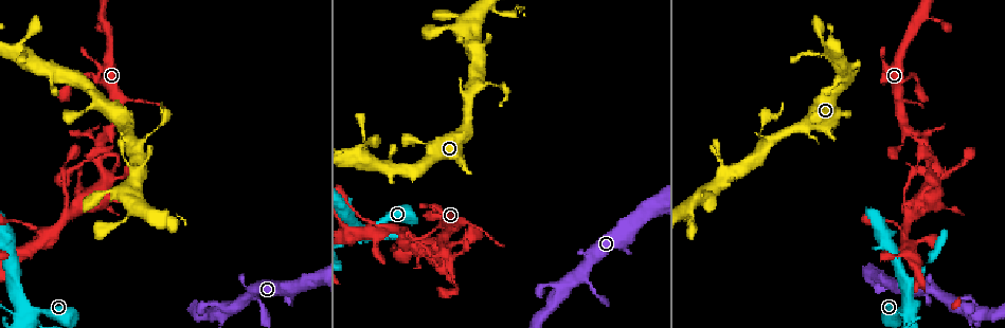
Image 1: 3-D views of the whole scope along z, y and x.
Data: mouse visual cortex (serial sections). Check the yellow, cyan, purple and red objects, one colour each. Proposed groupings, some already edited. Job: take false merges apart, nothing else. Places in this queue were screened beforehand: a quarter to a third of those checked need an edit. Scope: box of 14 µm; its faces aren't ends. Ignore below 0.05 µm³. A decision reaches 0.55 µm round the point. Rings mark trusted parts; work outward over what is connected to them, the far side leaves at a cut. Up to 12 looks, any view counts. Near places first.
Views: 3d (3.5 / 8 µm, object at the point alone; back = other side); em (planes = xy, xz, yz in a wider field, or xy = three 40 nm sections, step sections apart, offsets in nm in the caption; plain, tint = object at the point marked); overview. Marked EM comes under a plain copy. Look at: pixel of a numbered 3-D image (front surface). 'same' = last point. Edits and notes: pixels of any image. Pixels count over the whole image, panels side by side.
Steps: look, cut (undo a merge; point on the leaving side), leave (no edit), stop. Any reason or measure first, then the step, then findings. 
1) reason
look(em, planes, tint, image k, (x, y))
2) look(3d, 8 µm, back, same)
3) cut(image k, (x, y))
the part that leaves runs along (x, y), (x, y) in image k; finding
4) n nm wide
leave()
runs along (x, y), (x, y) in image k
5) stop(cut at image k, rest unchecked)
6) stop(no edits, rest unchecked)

a narrow waist
look(3d, 3.5 µm, image 1, (896, 310))

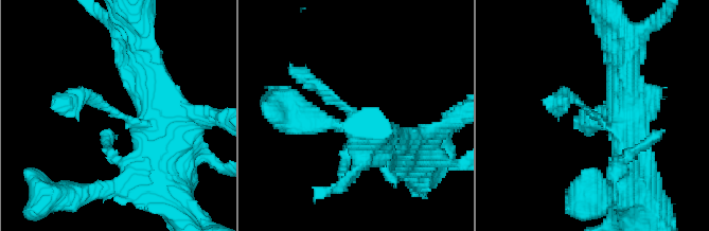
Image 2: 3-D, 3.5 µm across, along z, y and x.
arms of 150, 450 nm
look(em, planes, tint, image 2, (594, 114))

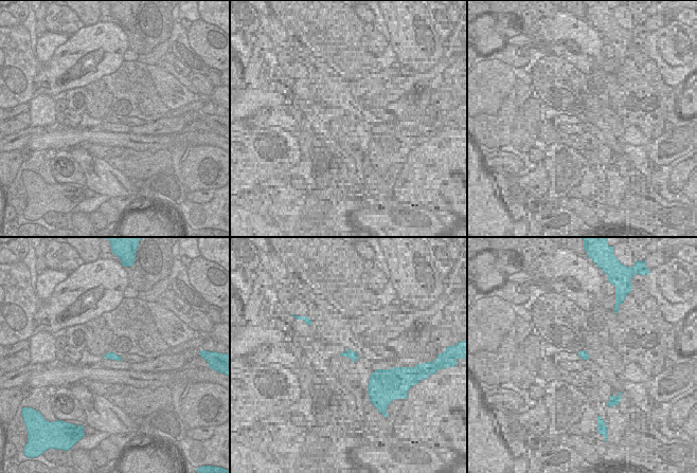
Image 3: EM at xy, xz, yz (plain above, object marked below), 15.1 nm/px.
leave()
runs along (411, 139), (394, 144), (317, 82) in image 2; all the same cell

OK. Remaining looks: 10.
look(3d, 3.5 µm, image 1, (92, 136))

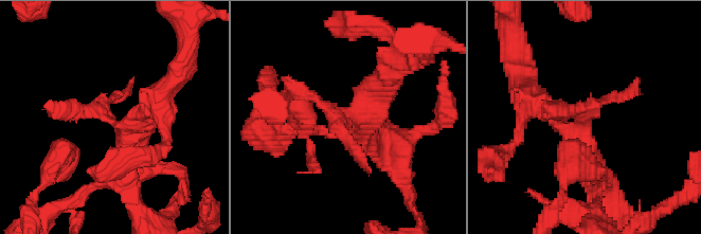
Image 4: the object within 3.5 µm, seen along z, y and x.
look(em, xy, step 5, tint, image 4, (343, 118))

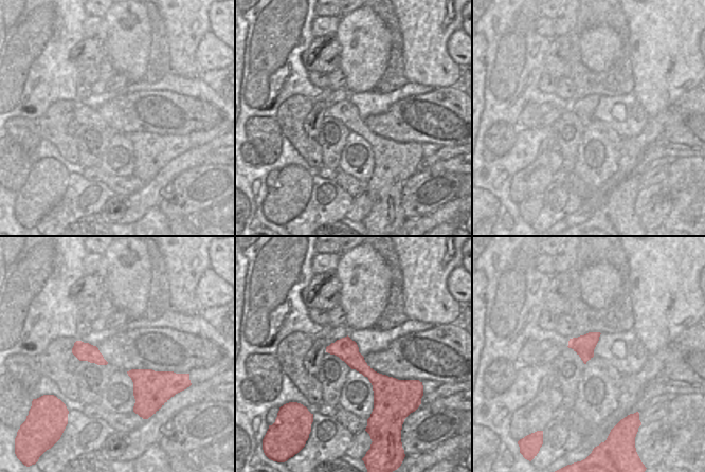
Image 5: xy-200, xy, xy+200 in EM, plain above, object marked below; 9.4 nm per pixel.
leave()
runs along (328, 349), (344, 349), (398, 387) in image 5; all the same cell

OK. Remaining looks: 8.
calibre changes
look(3d, 8 µm, back, image 1, (66, 197))

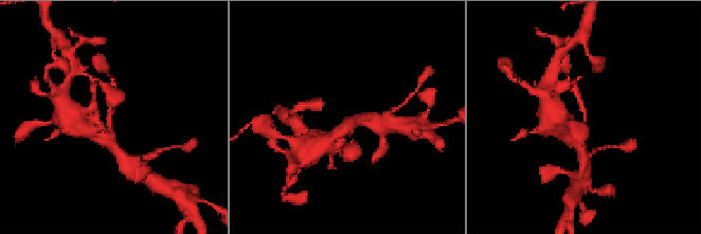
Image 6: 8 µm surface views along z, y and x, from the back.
arms of 200, 350 nm
look(em, xy, step 5, tint, image 6, (584, 118))

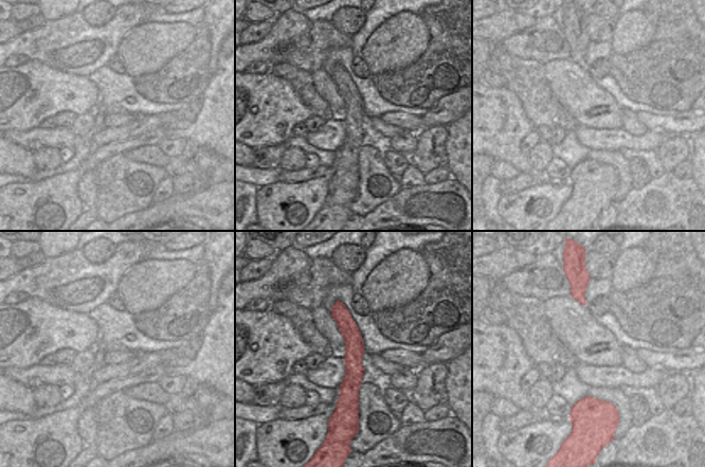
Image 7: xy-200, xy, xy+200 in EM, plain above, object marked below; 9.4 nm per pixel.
leave()
runs along (101, 138), (109, 136), (112, 90) in image 6; all the same cell

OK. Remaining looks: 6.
a fork
look(3d, 8 µm, image 1, (43, 238))

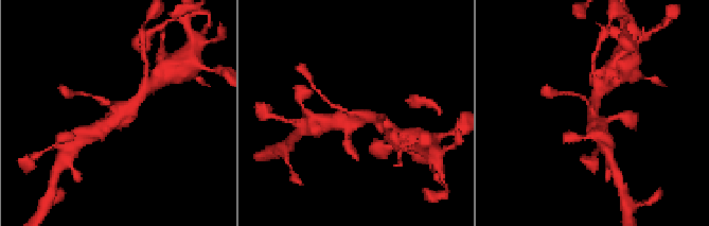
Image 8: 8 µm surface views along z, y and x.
look(3d, 3.5 µm, image 8, (120, 115))

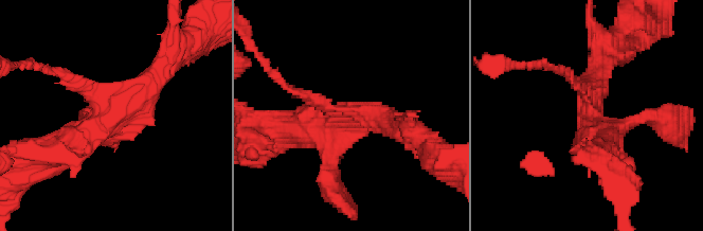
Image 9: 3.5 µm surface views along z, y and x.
need the tissue
look(em, xy, step 2, tint, image 9, (587, 117))

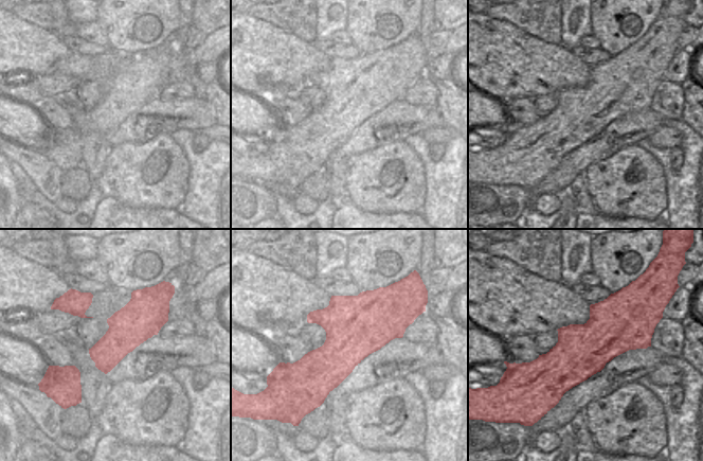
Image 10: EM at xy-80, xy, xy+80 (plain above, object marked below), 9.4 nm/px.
600 nm wide
leave()
runs along (166, 64), (105, 125), (55, 152) in image 9; one cell here

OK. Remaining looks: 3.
sharp bend
look(3d, 3.5 µm, image 1, (155, 129))

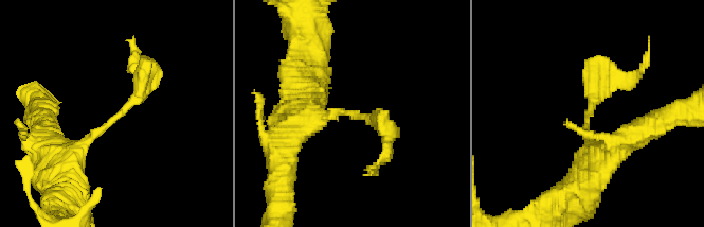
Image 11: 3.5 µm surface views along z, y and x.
look(em, xy, step 3, tint, image 11, (587, 120))

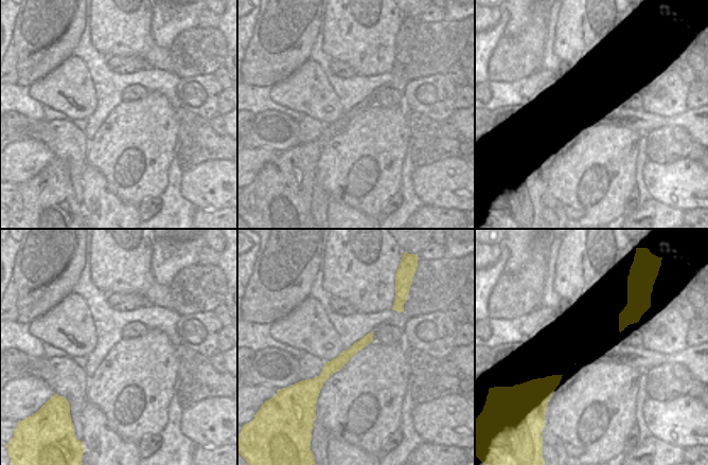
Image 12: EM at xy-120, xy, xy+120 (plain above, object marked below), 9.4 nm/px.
arms of 200, 350 nm
cut(image 11, (592, 79))
the part that leaves runs along (589, 109), (606, 81), (630, 81), (646, 57) in image 11; two cells meet here

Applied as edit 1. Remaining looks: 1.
stop(cut at image 11, rest unchecked)

